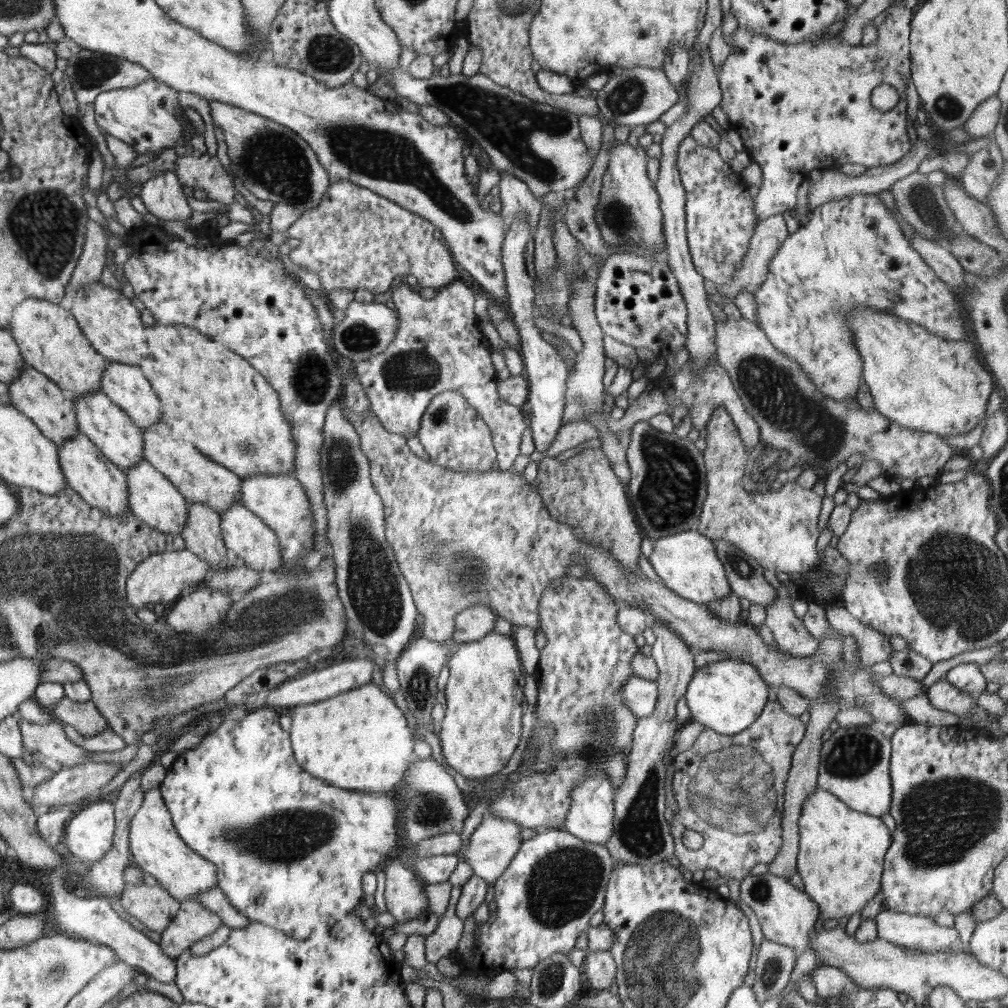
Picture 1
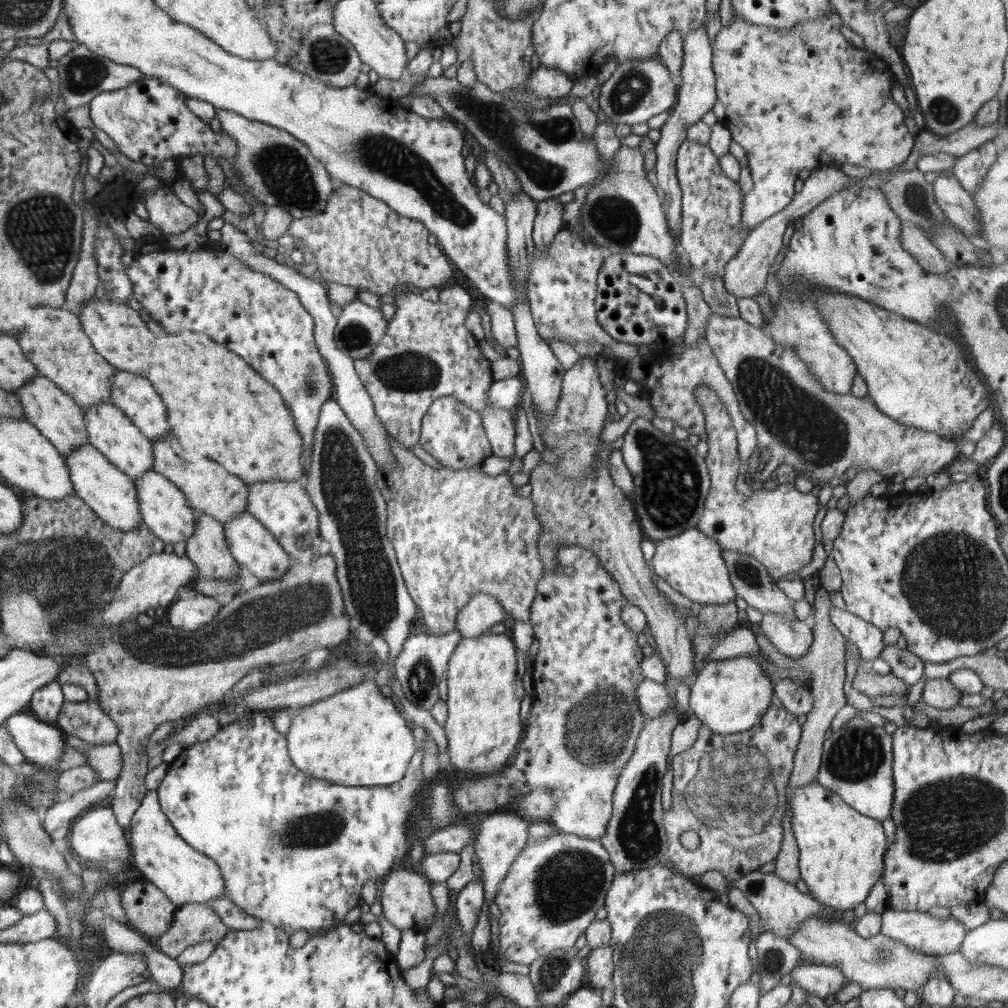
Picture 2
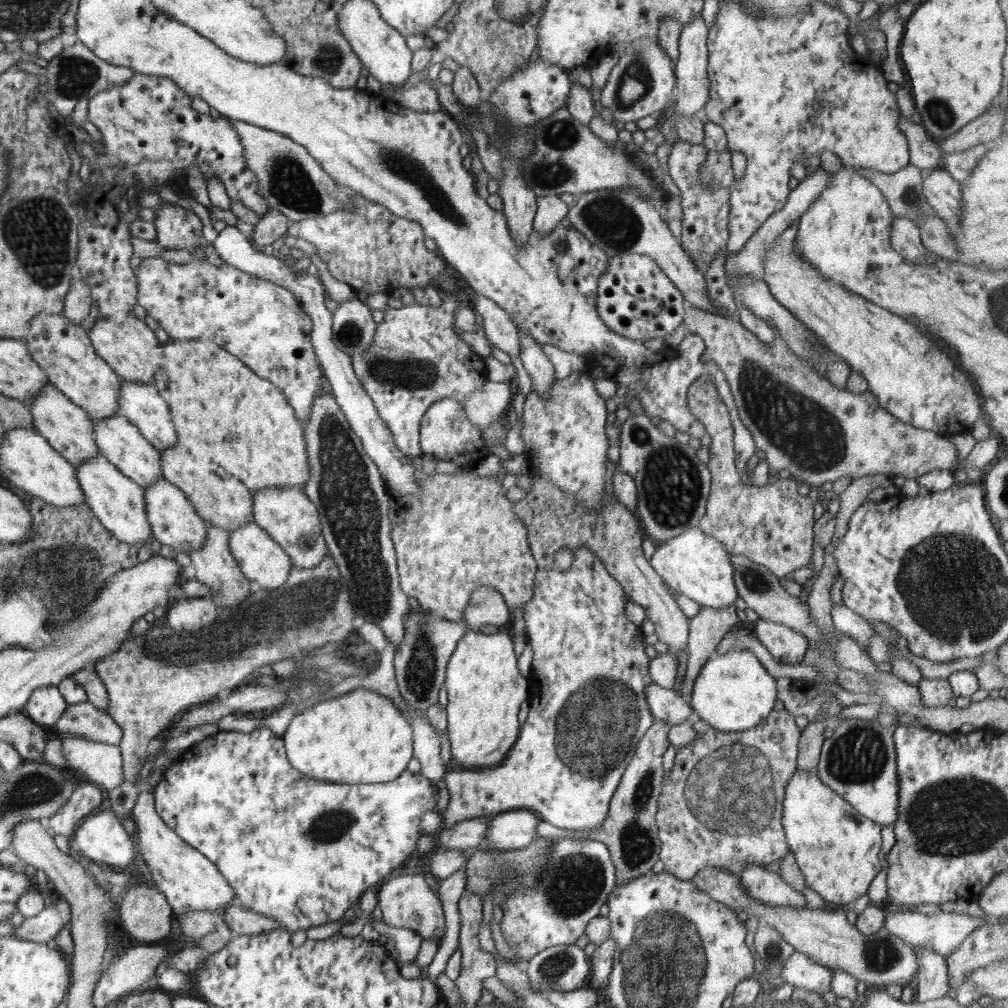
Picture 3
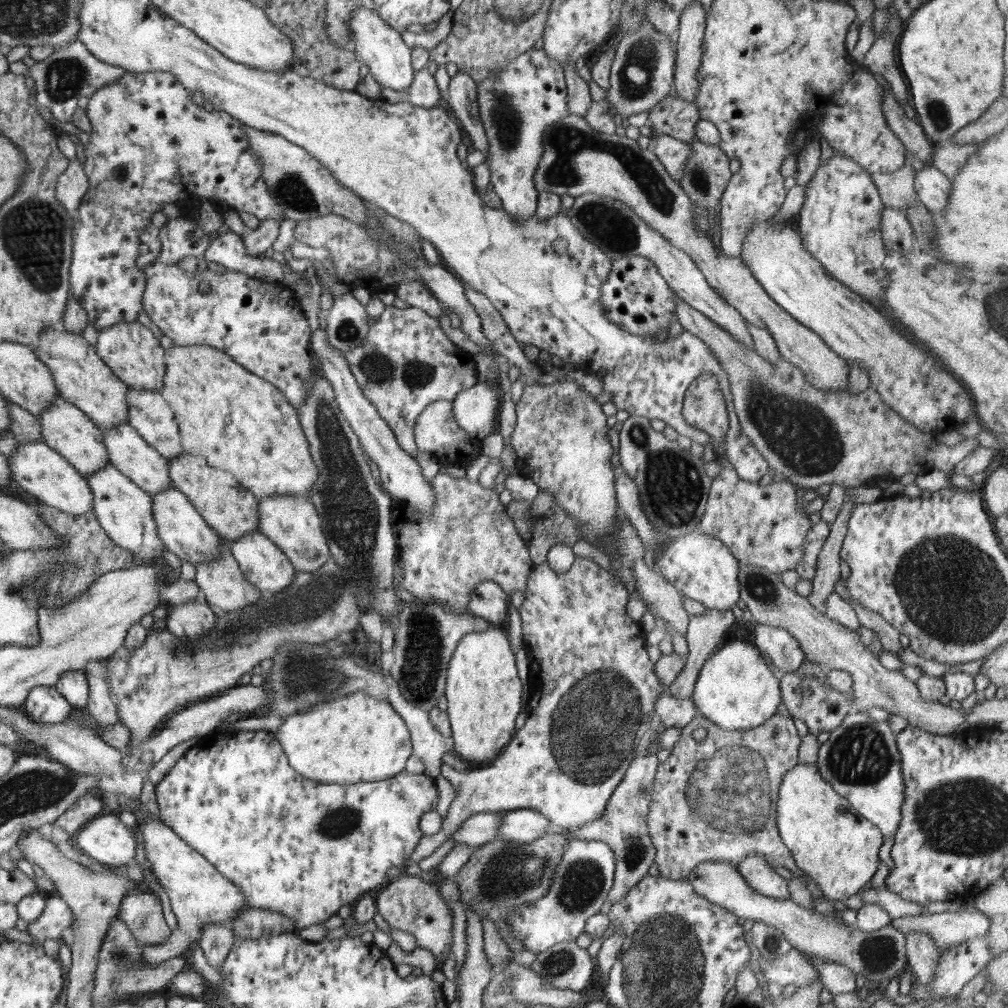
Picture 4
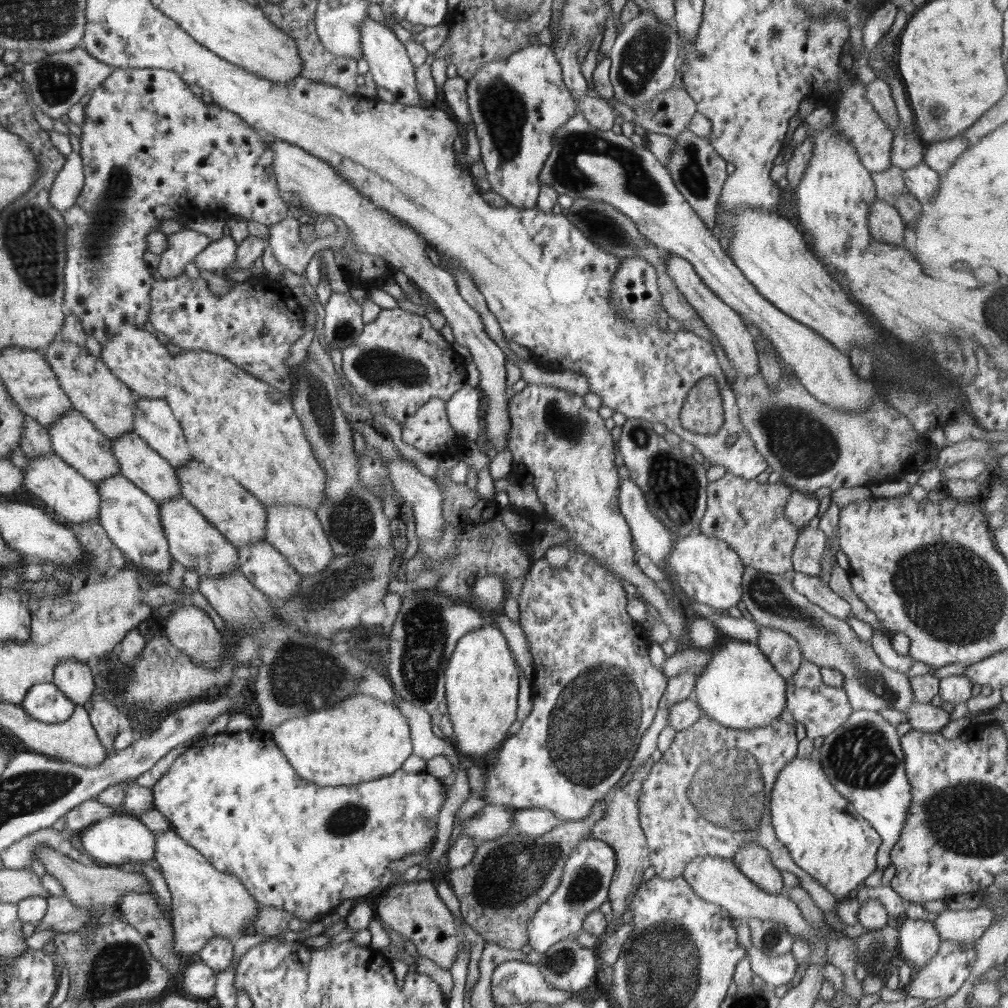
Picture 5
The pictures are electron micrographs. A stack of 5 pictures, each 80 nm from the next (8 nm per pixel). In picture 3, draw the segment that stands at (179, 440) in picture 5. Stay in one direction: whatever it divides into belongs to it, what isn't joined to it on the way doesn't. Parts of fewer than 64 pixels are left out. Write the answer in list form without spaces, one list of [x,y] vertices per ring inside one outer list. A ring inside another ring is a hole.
[[[122,380],[120,409],[119,414],[137,425],[142,436],[160,452],[177,443],[177,432],[170,418],[172,412],[154,384]]]

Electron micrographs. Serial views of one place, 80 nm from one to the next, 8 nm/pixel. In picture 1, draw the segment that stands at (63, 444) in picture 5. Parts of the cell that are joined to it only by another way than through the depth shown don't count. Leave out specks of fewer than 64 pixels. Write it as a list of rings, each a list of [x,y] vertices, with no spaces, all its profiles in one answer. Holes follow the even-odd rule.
[[[26,366],[20,376],[9,384],[11,404],[34,421],[41,432],[54,444],[60,446],[66,439],[80,434],[74,400],[45,373],[38,372],[33,366]]]

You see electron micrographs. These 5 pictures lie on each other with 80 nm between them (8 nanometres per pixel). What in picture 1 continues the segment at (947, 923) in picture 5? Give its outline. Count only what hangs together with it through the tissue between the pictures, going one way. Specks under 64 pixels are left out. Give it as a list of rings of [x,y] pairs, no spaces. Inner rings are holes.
[[[883,910],[874,918],[877,937],[917,952],[949,950],[960,937],[954,927],[937,925],[932,917]]]

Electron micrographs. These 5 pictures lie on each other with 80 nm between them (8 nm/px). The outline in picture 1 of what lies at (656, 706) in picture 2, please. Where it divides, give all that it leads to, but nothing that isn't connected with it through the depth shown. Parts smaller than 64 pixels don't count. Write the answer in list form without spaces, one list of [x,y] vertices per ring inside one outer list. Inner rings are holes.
[[[632,675],[622,687],[622,698],[625,706],[638,719],[650,716],[657,703],[657,684],[651,680]]]

